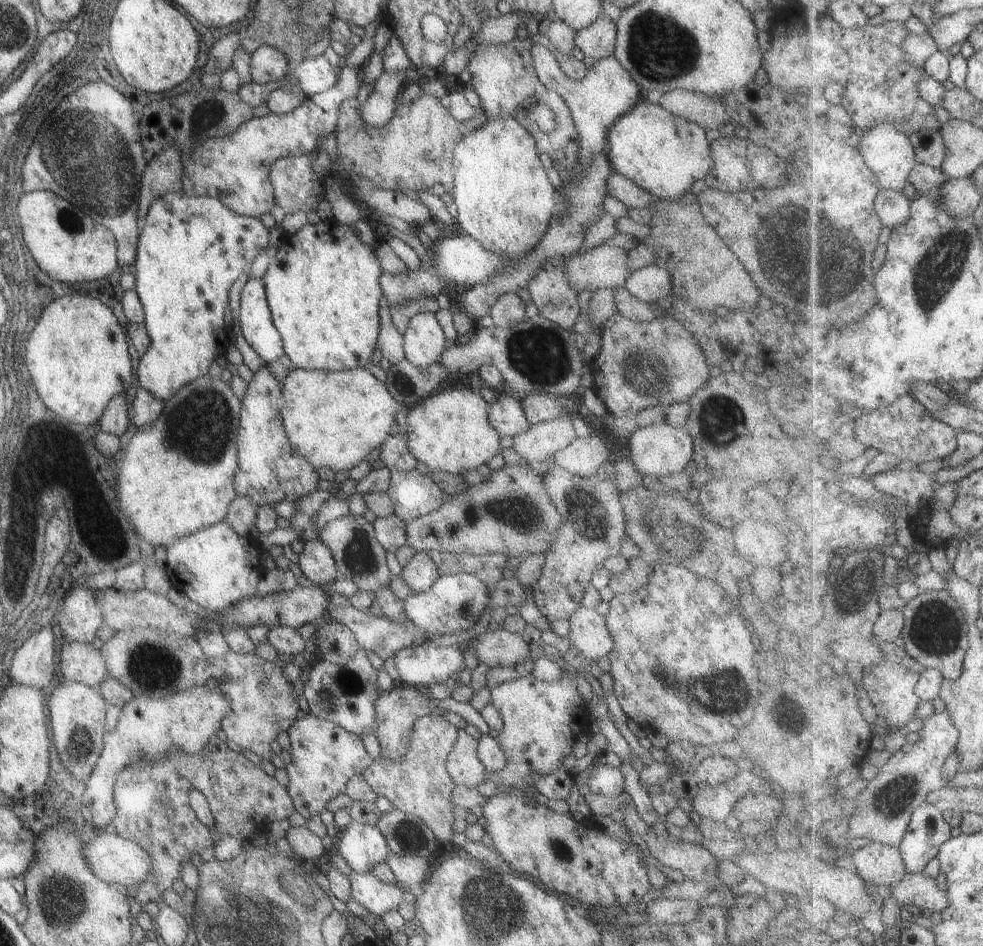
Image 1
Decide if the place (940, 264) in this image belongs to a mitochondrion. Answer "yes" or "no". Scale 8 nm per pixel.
yes

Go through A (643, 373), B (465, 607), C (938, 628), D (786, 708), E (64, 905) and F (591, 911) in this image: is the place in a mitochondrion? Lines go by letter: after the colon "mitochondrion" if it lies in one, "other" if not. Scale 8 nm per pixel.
A: mitochondrion
B: mitochondrion
C: mitochondrion
D: mitochondrion
E: mitochondrion
F: other

